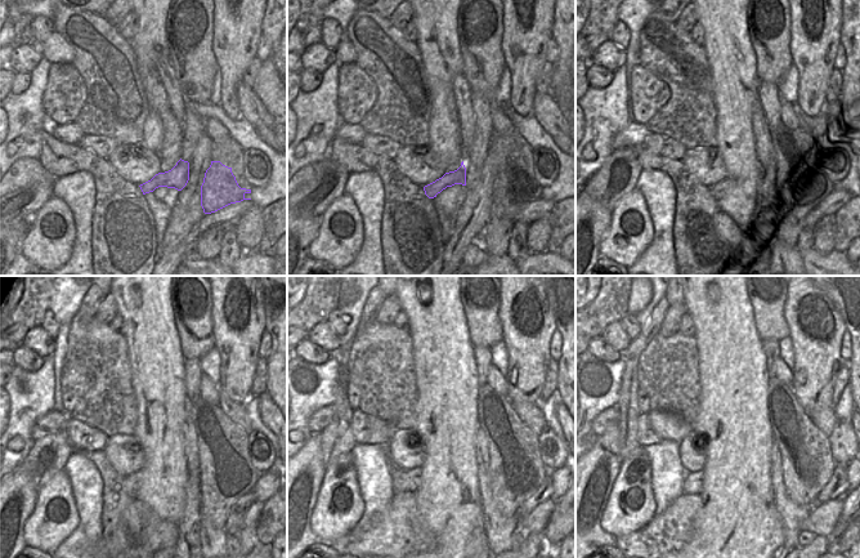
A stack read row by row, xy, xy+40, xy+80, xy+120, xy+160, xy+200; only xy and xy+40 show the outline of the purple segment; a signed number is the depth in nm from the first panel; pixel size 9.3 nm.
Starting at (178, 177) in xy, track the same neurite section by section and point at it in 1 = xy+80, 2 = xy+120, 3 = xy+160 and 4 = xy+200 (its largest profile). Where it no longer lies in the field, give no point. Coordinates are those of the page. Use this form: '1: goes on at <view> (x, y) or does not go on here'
1: goes on at xy+80 (720, 190)
2: goes on at xy+120 (130, 482)
3: goes on at xy+160 (411, 480)
4: goes on at xy+200 (693, 481)

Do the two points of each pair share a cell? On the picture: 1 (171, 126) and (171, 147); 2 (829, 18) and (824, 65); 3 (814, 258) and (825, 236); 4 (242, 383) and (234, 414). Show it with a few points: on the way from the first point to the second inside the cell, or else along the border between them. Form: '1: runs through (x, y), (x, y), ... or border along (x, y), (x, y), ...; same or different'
1: runs through (171, 132), (171, 142); same
2: runs through (824, 30), (824, 53); same
3: border along (813, 248), (822, 254), (829, 254), (833, 250); different
4: border along (220, 387), (231, 400), (241, 404); different

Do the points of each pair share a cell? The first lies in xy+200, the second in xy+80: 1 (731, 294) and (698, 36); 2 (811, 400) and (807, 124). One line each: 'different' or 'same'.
1: different
2: different

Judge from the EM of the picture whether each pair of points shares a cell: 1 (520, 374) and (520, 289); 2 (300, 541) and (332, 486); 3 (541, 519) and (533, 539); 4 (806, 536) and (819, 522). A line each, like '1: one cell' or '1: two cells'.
1: one cell
2: two cells
3: two cells
4: two cells

